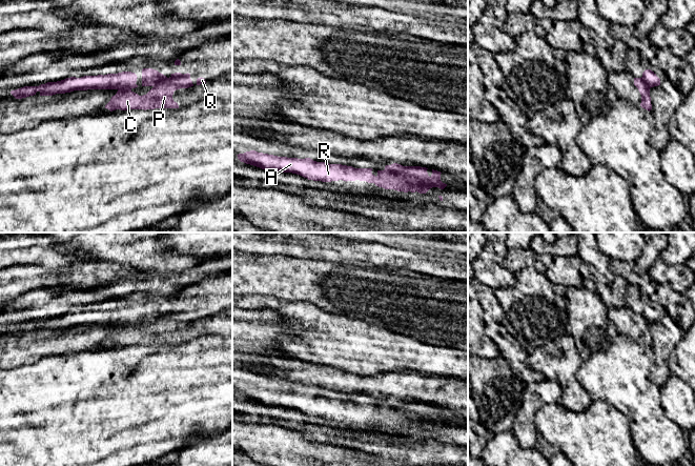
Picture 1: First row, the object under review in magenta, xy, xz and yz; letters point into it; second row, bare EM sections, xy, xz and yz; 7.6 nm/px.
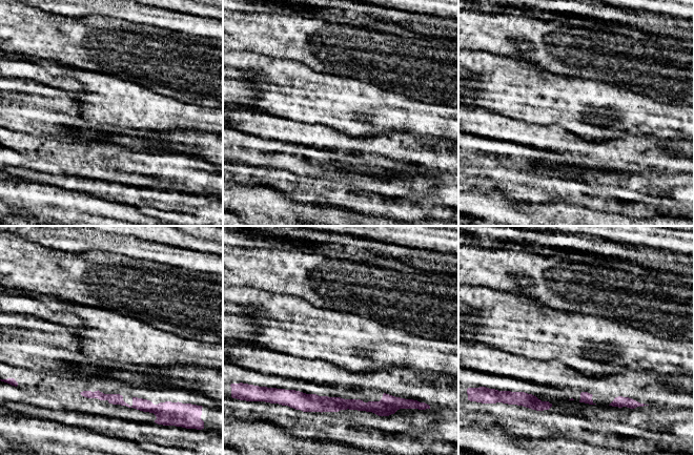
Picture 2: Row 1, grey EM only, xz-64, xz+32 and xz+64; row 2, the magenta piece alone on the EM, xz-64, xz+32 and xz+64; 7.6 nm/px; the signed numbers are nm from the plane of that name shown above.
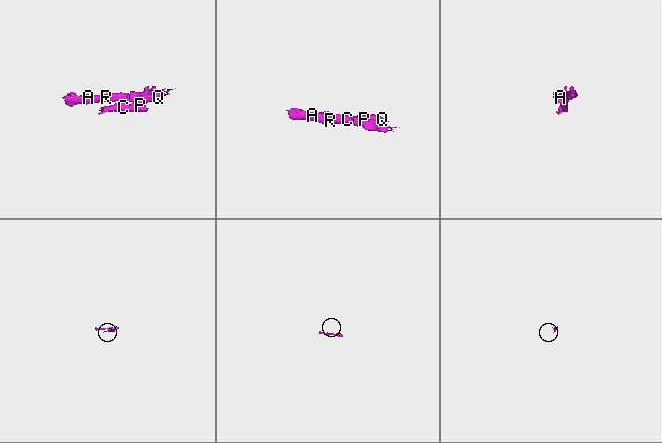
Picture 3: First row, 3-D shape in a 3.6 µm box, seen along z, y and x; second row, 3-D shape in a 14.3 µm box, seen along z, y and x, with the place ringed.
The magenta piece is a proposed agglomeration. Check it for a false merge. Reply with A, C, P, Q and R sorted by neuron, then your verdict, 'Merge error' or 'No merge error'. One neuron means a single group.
Groups: A R / C P Q. Merge error

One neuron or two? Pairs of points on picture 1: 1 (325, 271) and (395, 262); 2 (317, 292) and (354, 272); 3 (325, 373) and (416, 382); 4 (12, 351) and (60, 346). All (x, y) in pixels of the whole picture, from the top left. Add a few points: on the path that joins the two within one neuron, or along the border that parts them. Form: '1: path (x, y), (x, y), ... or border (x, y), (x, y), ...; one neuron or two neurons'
1: border (323, 259), (347, 264); two neurons
2: path (326, 287), (338, 287), (345, 282); one neuron
3: path (348, 383), (393, 384); one neuron
4: path (23, 349), (32, 346), (48, 346); one neuron

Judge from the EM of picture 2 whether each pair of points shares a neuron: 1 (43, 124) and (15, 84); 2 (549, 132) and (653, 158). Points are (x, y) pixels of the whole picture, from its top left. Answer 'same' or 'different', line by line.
1: same
2: same

